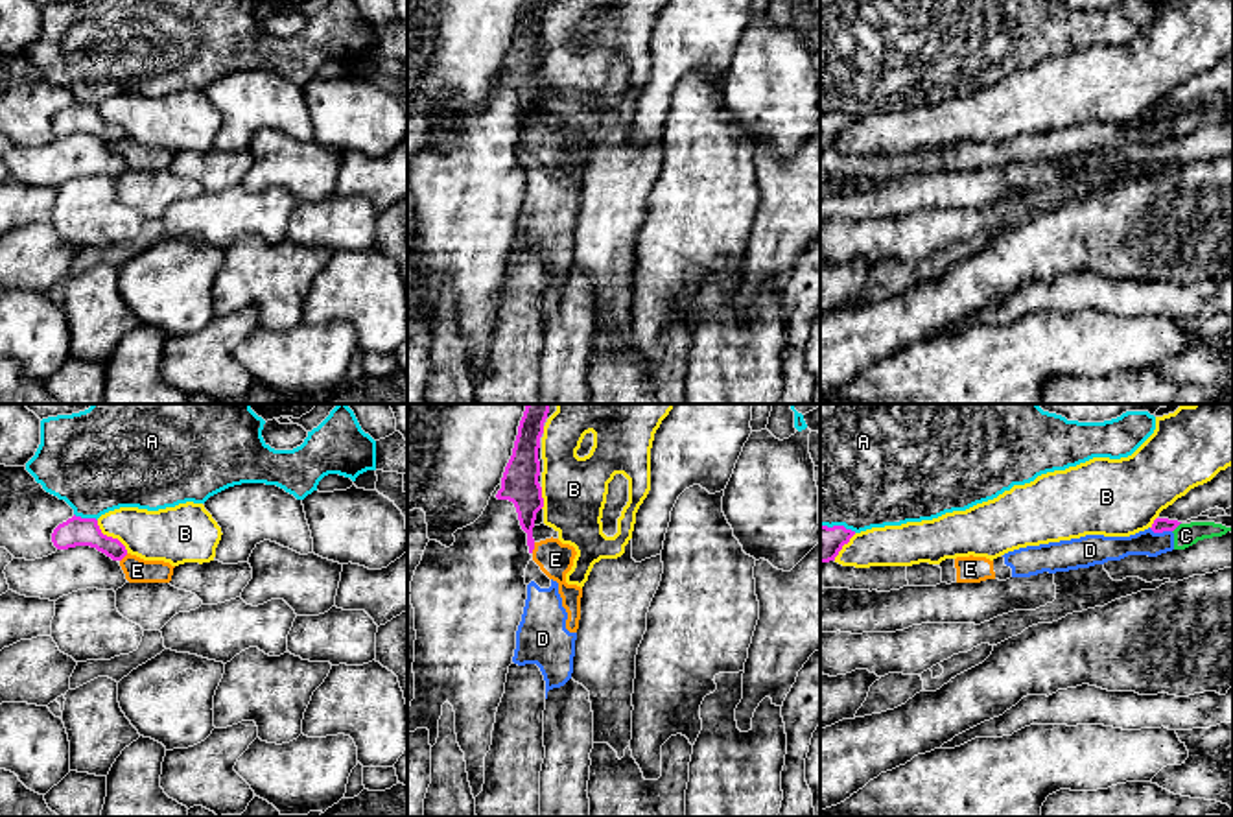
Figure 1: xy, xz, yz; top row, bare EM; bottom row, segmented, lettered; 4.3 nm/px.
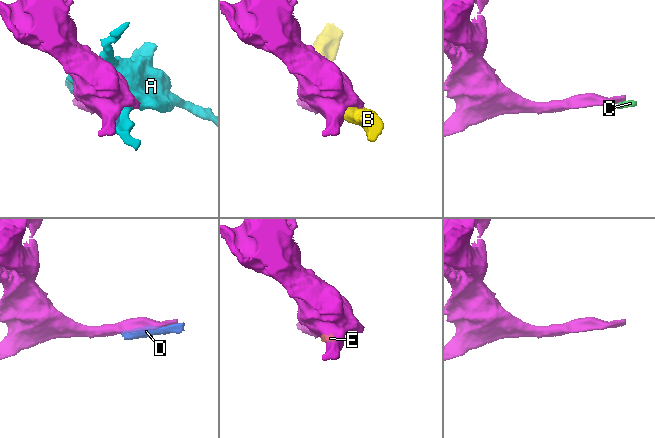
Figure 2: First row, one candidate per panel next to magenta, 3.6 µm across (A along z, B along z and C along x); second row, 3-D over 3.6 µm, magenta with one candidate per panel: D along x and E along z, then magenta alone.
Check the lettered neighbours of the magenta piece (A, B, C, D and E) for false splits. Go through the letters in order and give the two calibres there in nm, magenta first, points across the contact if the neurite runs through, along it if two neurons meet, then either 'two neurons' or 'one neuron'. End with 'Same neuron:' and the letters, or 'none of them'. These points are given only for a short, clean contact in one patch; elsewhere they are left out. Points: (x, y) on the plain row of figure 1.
A: calibres 130 and 440 nm; two neurons
B: calibres 130 and 220 nm; two neurons
C: calibres 60 and 100 nm; border yz (1180, 109), (1173, 118); two neurons
D: calibres 60 and 110 nm; two neurons
E: calibres 140 and 160 nm; border xz (535, 130), (531, 139); two neurons
Same neuron: none of them

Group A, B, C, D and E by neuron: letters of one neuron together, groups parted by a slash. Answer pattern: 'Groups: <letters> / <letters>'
Groups: A / B / C D E

